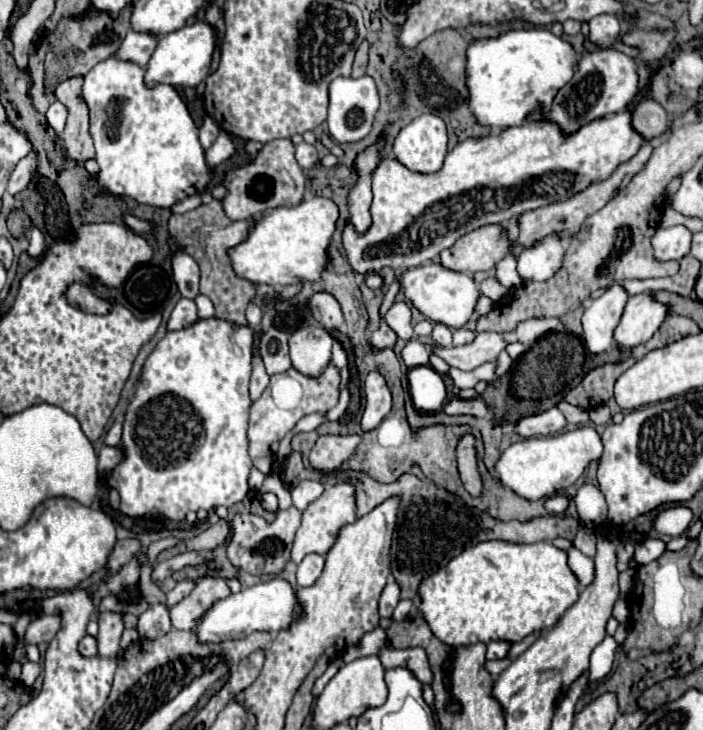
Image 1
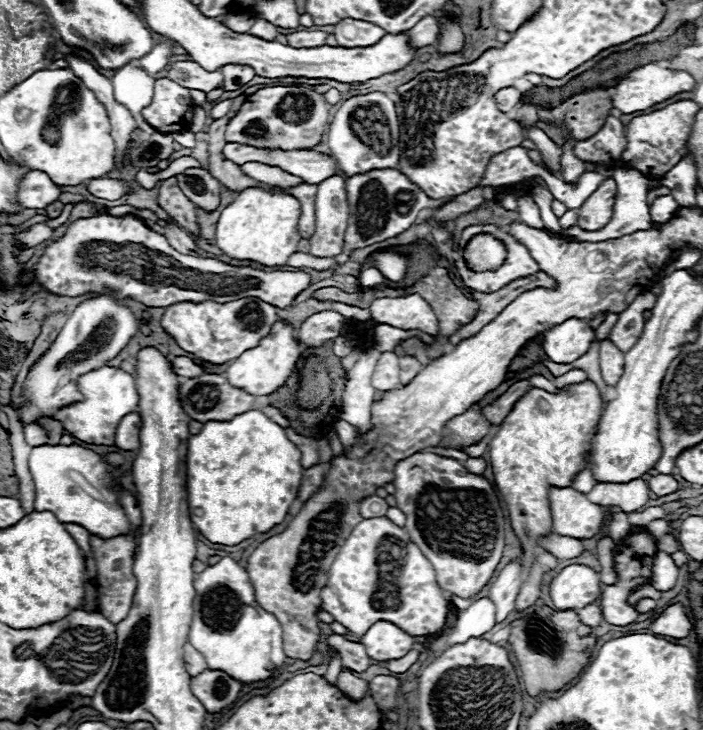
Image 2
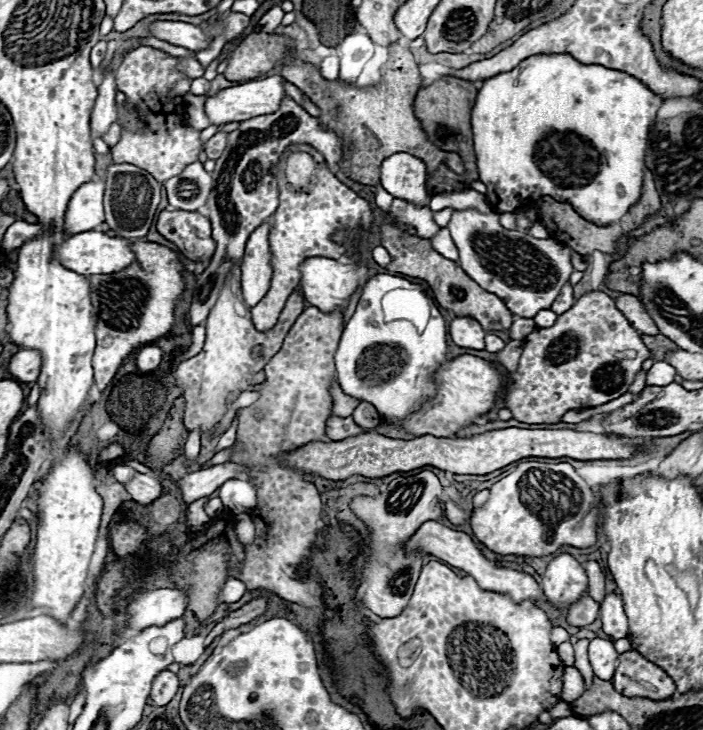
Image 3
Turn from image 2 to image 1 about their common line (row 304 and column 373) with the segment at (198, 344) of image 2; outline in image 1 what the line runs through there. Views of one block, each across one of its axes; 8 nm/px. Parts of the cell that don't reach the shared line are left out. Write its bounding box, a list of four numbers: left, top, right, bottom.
[342,110,644,274]

